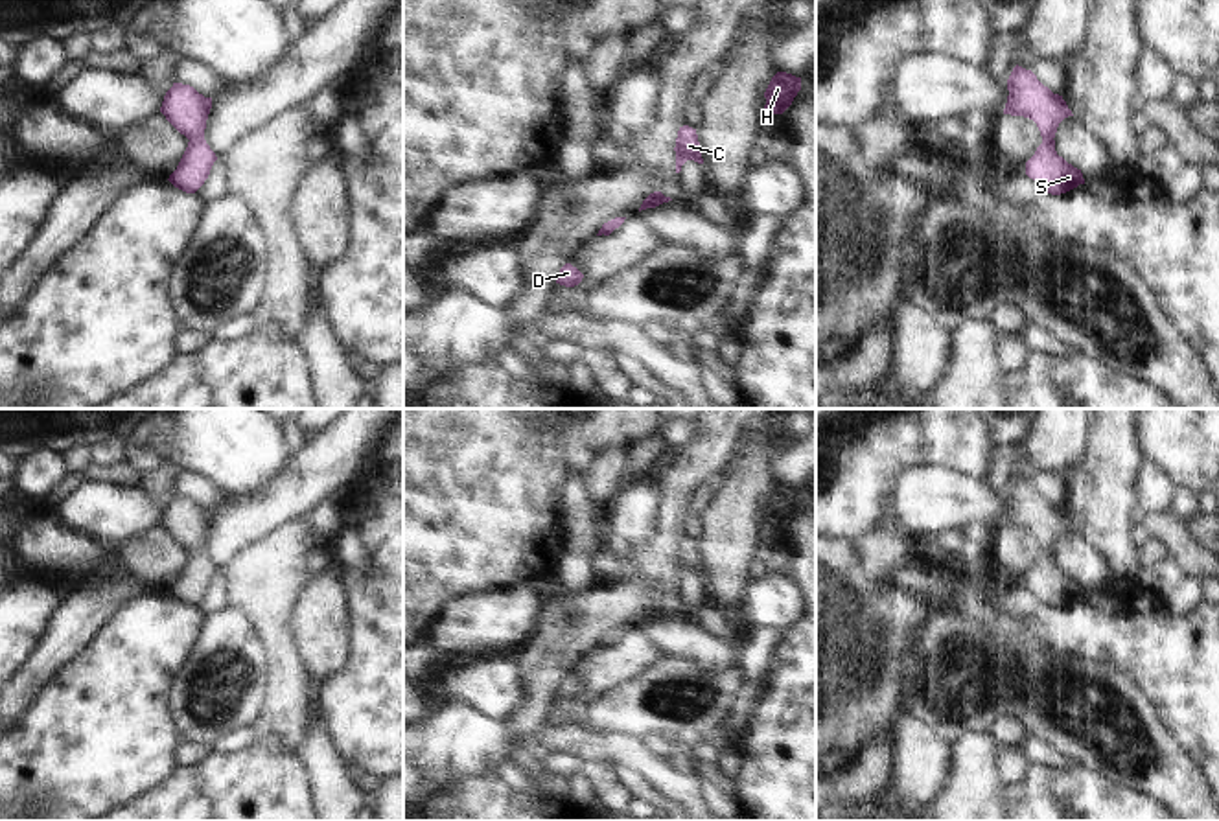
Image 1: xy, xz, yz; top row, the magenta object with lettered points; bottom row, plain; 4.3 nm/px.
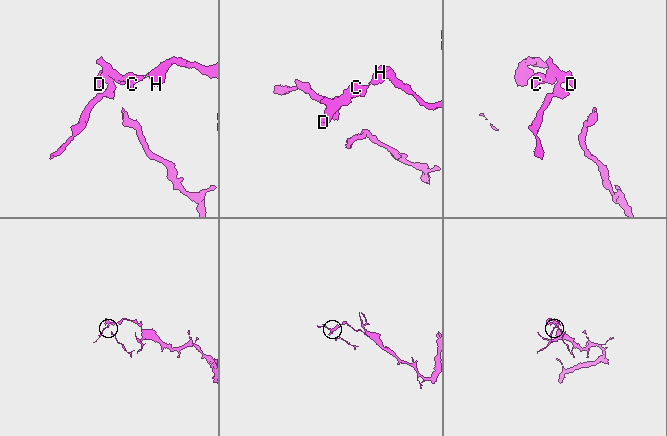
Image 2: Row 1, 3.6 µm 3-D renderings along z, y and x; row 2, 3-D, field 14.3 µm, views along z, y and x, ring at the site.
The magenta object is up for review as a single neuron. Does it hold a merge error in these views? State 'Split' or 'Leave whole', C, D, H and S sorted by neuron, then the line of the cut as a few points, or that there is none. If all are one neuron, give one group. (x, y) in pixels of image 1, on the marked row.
Leave whole. Groups: C D H S. No split

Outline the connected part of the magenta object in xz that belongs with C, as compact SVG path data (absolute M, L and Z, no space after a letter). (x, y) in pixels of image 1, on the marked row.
M689 125L679 127L674 151L676 151L676 173L681 171L681 166L687 160L703 164L696 129Z

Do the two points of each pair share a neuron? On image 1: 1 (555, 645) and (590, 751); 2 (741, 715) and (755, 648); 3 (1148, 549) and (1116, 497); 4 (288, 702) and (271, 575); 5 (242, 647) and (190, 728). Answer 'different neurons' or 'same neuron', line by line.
1: different neurons
2: same neuron
3: different neurons
4: same neuron
5: same neuron

